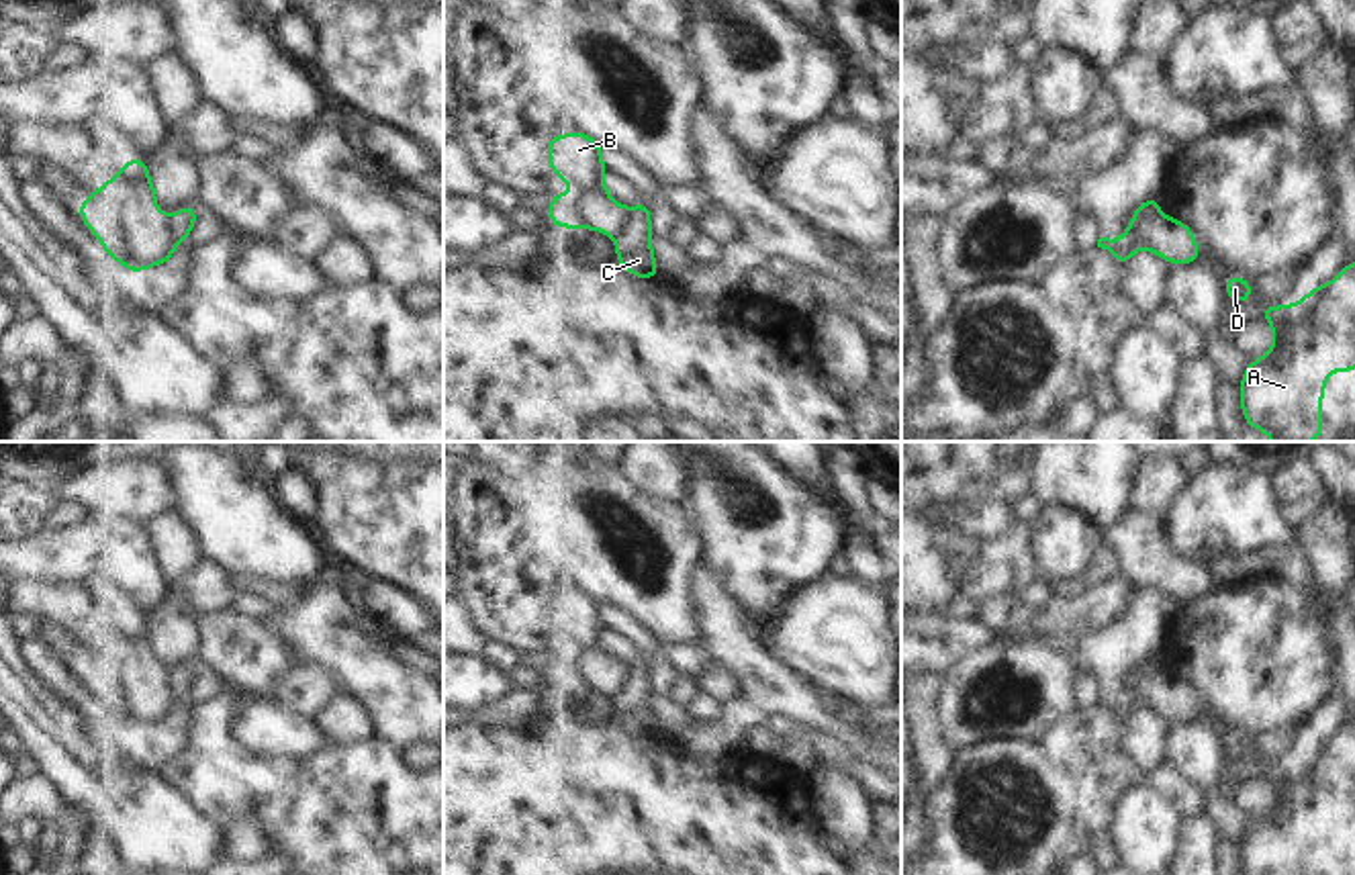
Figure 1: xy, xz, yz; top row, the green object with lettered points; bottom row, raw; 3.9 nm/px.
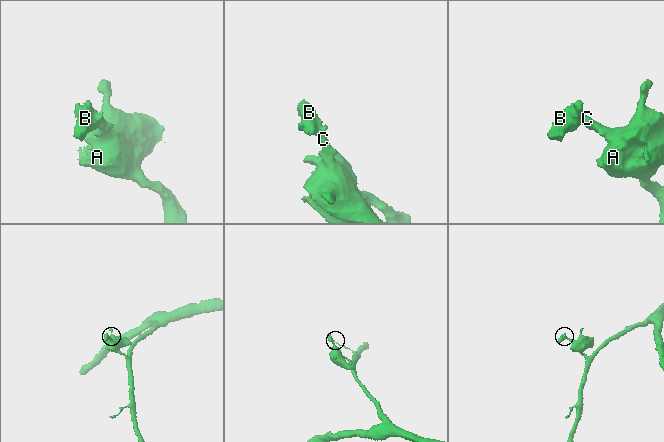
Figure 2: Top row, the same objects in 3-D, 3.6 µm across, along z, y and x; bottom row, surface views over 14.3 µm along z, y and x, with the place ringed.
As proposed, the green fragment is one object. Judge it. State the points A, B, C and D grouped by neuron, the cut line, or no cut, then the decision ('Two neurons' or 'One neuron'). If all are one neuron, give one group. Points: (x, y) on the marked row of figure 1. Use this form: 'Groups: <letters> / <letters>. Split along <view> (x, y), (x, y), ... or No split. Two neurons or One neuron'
Groups: A C D / B. Split along xz (632, 211), (630, 223), (614, 238). Two neurons.

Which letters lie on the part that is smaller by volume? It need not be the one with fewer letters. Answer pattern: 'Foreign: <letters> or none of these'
Foreign: B

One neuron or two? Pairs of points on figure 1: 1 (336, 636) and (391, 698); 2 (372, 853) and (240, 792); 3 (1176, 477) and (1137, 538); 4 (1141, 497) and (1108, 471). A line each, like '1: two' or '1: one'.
1: one
2: one
3: two
4: two

